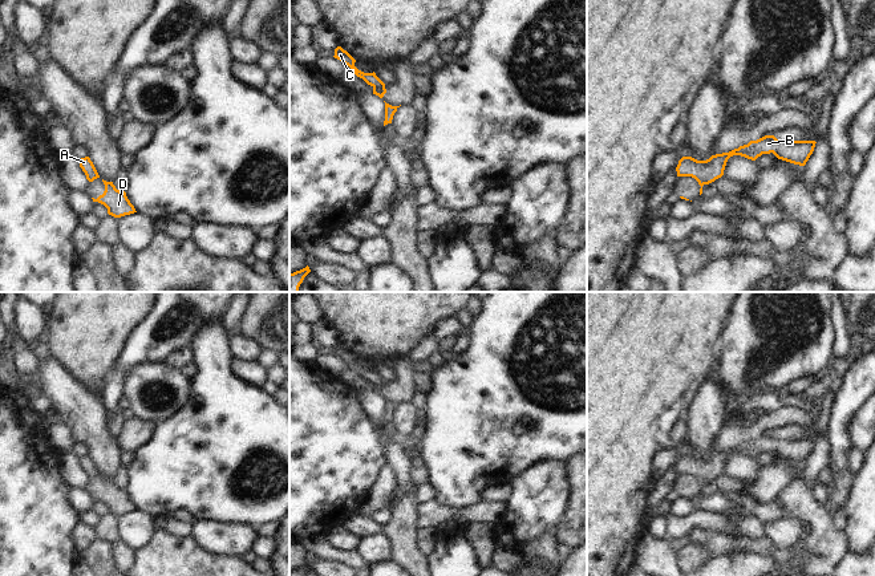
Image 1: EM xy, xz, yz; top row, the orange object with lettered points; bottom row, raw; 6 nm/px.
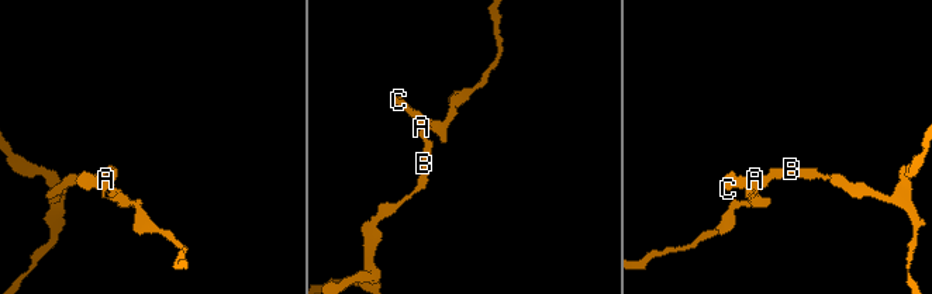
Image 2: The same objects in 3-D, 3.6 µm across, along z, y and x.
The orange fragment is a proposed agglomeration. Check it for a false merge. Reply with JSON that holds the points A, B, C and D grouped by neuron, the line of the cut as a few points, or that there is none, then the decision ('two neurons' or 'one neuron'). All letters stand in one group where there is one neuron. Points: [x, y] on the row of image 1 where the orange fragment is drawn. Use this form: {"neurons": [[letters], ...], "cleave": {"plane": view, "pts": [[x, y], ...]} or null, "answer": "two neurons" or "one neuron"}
{"neurons": [["A", "B", "C"], ["D"]], "cleave": {"plane": "xz", "pts": [[384, 85], [373, 89]]}, "answer": "two neurons"}

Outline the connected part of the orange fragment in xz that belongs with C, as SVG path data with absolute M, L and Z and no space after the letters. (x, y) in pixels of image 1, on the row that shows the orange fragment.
M337 46L335 49L335 56L333 57L340 60L345 65L348 65L351 69L353 69L355 74L357 77L362 78L373 89L380 89L380 88L385 86L385 84L376 76L374 72L373 73L364 73L364 72L358 70L355 66L356 60L347 50L344 50L341 46Z

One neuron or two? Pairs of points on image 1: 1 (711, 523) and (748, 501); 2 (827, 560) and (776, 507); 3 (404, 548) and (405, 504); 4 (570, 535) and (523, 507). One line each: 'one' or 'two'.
1: two
2: two
3: one
4: two

